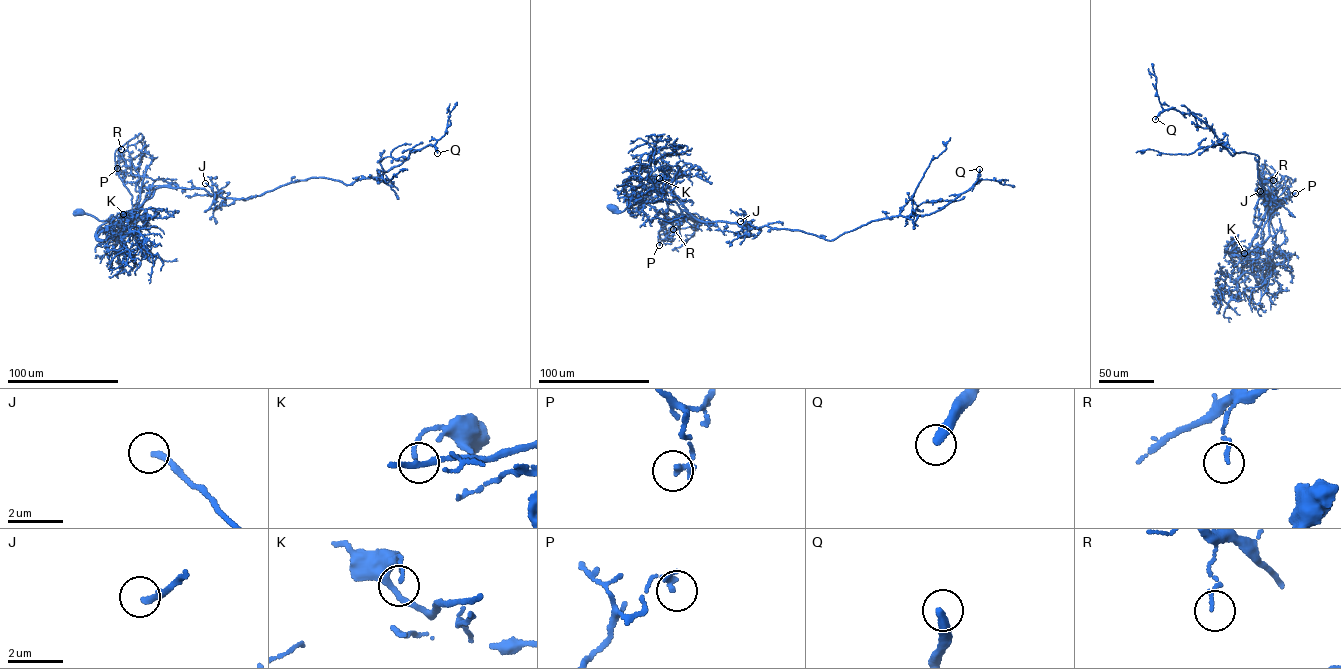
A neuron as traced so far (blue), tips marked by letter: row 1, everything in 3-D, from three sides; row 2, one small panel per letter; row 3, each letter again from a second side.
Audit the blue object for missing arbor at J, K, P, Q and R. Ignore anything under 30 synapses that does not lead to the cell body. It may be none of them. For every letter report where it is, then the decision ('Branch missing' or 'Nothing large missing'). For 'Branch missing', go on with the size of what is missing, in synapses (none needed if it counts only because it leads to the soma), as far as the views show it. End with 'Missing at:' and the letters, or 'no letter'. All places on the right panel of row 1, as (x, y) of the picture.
J: Place: (1260, 191). Nothing large missing
K: Place: (1244, 253). Nothing large missing
P: Place: (1295, 193). Nothing large missing
Q: Place: (1155, 119). Branch missing. Roughly 120 synapses
R: Place: (1273, 180). Nothing large missing
Missing at: Q

